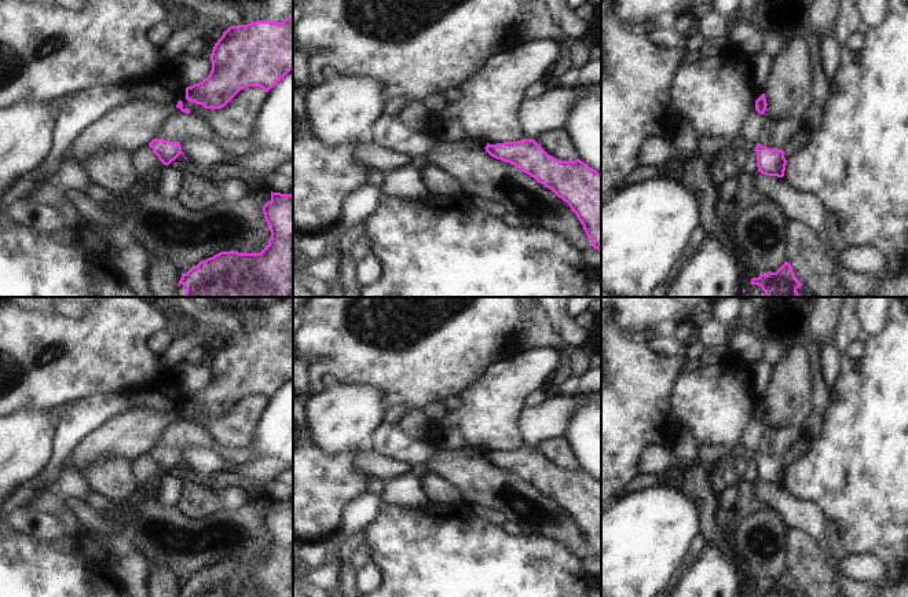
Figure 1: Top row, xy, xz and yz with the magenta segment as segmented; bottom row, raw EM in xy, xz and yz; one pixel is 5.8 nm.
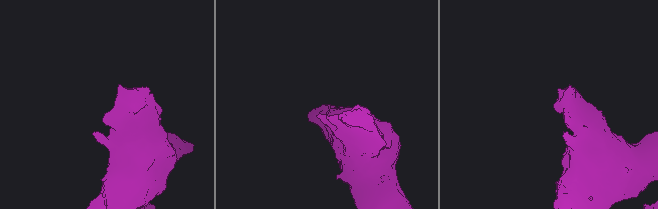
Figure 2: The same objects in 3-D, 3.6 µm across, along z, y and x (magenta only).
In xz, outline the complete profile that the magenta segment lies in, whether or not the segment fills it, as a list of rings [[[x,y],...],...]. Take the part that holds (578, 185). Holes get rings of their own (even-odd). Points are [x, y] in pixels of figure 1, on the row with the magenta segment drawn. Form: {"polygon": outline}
{"polygon": [[[534,139],[505,142],[484,147],[509,162],[567,202],[583,226],[594,249],[601,249],[601,173],[579,158],[560,161],[549,155]]]}

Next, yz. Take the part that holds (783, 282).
{"polygon": [[[788,261],[776,272],[761,274],[758,278],[753,278],[751,285],[761,286],[766,297],[799,297],[797,289],[802,286]]]}

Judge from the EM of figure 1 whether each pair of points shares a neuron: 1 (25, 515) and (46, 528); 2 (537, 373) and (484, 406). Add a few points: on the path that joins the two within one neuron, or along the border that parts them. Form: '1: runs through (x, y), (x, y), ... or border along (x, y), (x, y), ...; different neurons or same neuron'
1: runs through (30, 519), (36, 519), (40, 523); same neuron
2: runs through (524, 373), (513, 378), (497, 395); same neuron

